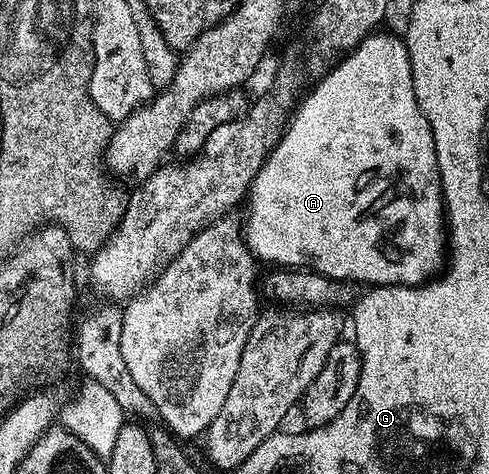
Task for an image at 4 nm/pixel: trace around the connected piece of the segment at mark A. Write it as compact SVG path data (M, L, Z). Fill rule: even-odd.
M373 32L362 39L360 45L352 49L352 53L344 55L313 85L317 86L308 95L305 93L299 99L296 109L292 111L292 116L288 120L288 125L284 128L283 136L276 143L276 147L268 153L267 160L248 187L246 195L248 219L243 219L242 233L248 249L261 263L273 262L271 265L276 268L303 268L311 270L314 274L335 278L338 282L353 284L368 282L364 284L369 287L419 286L429 281L445 265L446 215L444 197L440 191L438 164L434 156L433 136L426 116L422 116L418 108L418 100L414 96L414 80L408 59L408 47L404 45L403 37L396 35L395 38L392 34L380 33Z

